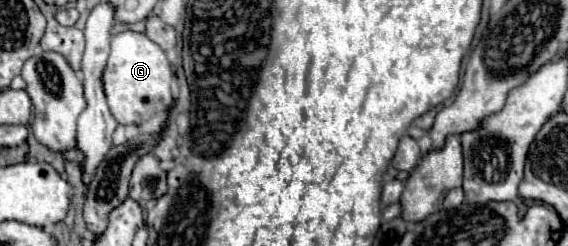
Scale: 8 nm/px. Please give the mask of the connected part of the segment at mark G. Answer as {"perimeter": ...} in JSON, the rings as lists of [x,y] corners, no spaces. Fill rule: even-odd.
{"perimeter":[[[121,32],[111,40],[111,54],[103,70],[103,86],[111,114],[119,124],[143,122],[165,110],[171,102],[171,66],[165,52],[139,32]]]}

